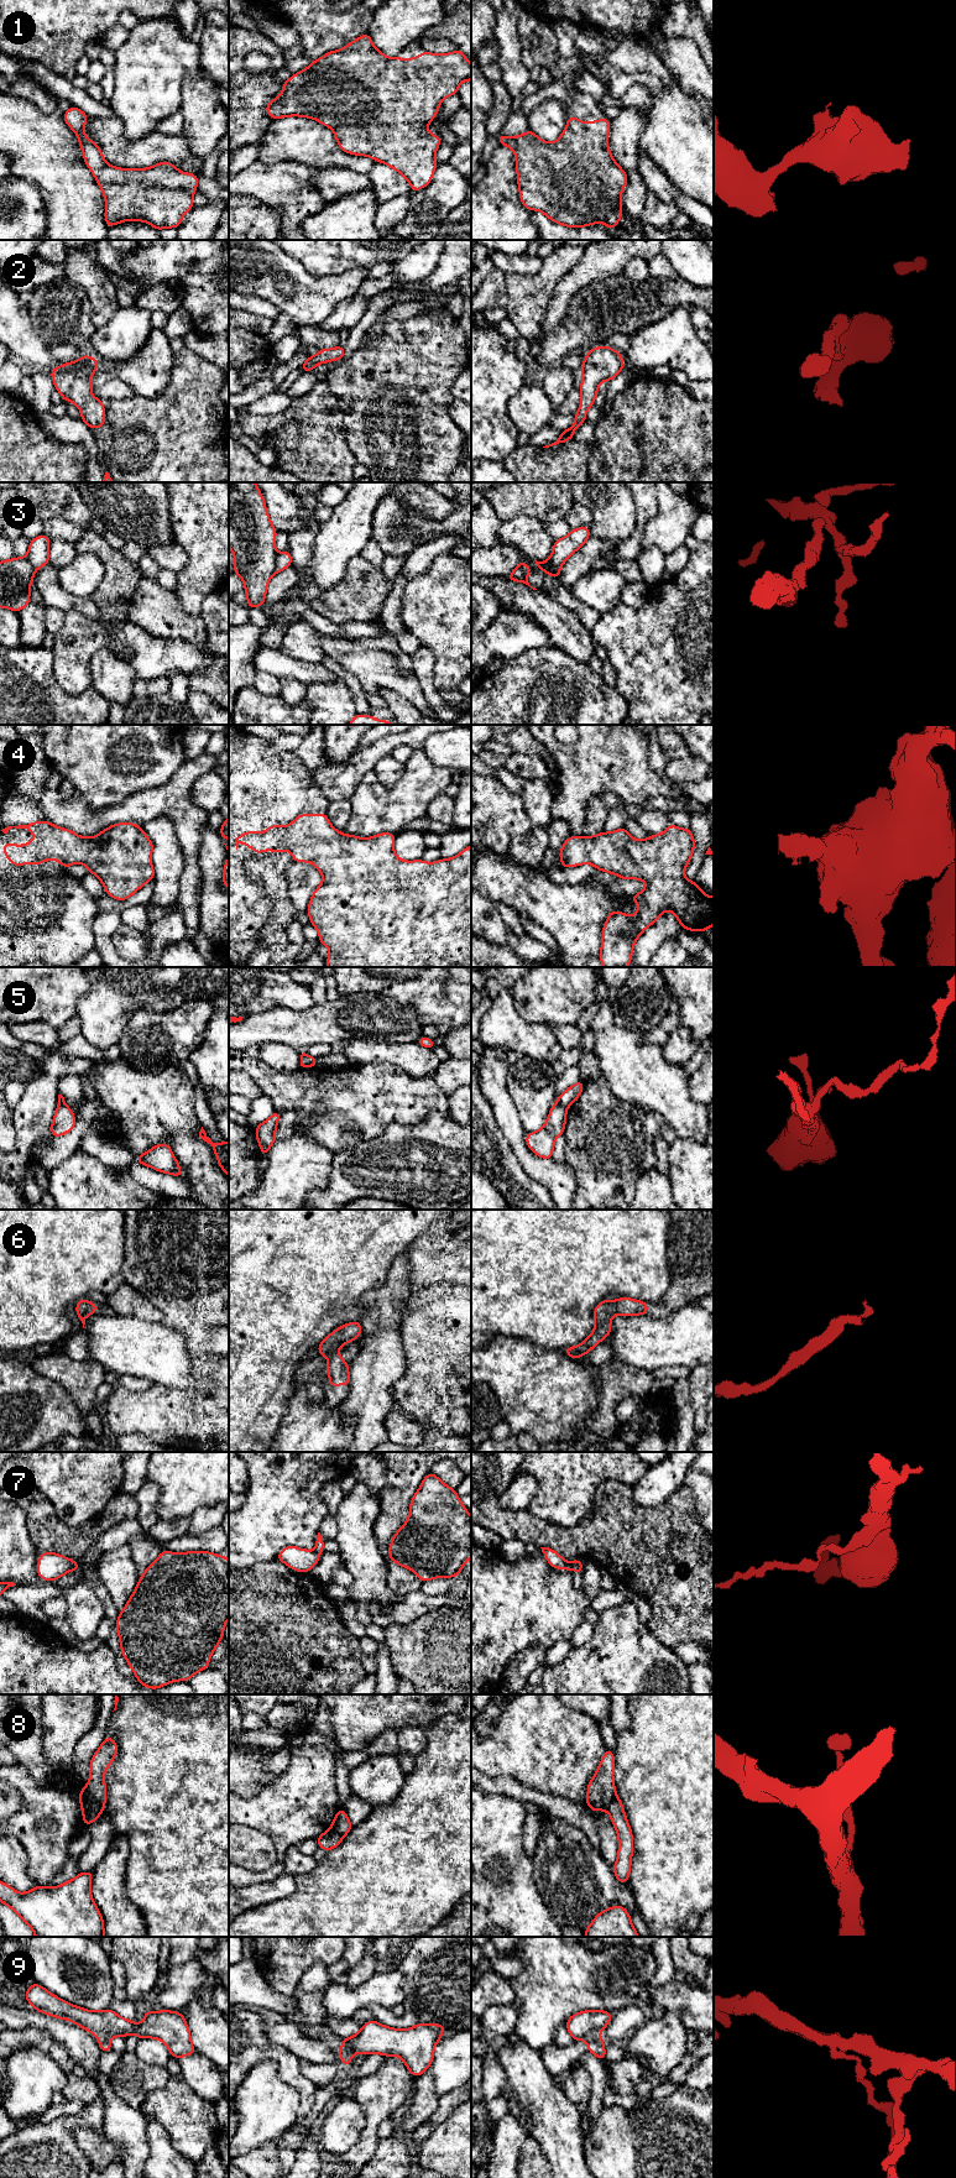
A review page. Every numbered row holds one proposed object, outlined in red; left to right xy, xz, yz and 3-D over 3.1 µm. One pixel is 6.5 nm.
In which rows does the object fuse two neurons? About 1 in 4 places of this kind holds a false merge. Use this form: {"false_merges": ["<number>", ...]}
{"false_merges": ["3", "5", "7", "8", "9"]}

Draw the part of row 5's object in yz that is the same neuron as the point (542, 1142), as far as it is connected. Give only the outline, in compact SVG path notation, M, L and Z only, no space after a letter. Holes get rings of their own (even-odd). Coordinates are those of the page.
M554 1102L543 1128L526 1134L528 1148L539 1158L550 1160L555 1139L564 1134L565 1122L566 1108Z

